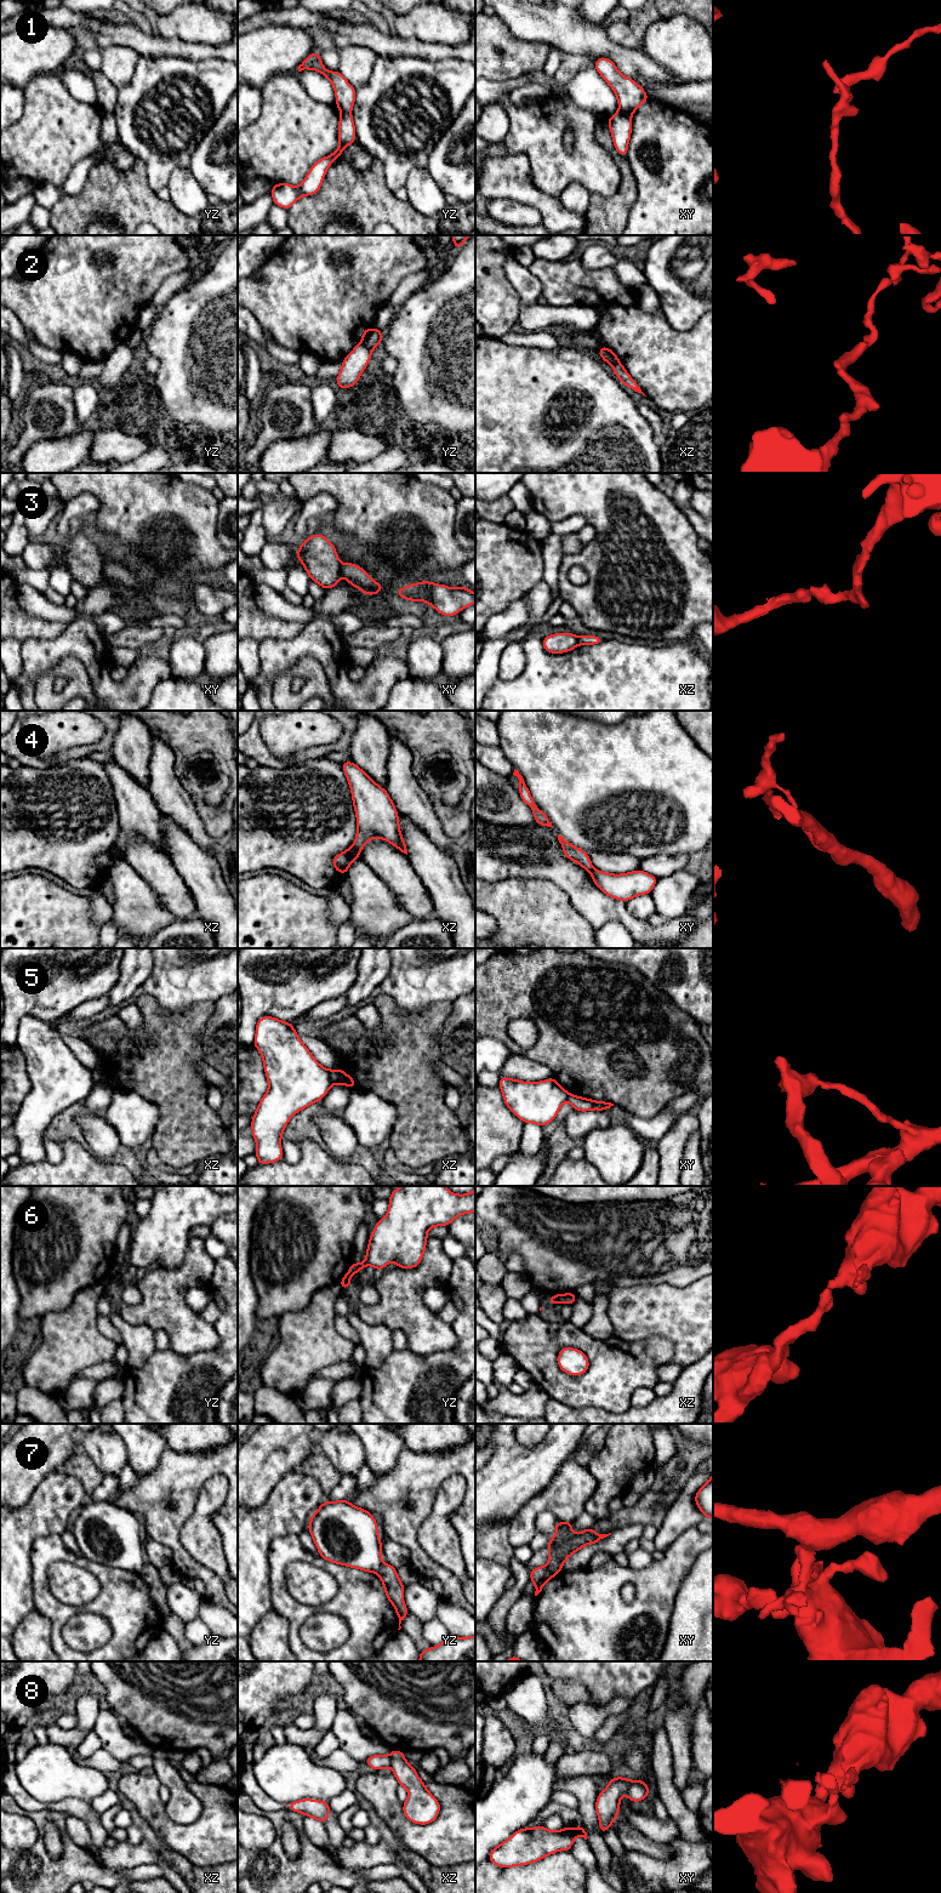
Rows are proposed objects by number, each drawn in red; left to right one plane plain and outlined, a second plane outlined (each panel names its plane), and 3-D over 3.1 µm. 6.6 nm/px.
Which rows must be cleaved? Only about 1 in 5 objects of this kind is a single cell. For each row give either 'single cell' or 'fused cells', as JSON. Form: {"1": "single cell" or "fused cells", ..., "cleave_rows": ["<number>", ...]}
{"1": "fused cells", "2": "fused cells", "3": "fused cells", "4": "fused cells", "5": "fused cells", "6": "fused cells", "7": "fused cells", "8": "fused cells", "cleave_rows": ["1", "2", "3", "4", "5", "6", "7", "8"]}

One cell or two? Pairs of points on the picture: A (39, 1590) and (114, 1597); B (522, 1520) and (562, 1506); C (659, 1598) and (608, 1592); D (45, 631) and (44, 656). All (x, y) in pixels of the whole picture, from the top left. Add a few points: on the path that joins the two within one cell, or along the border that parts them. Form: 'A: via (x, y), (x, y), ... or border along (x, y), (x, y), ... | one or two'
A: via (57, 1608), (80, 1609), (96, 1606) | one
B: via (531, 1510), (536, 1505), (552, 1505) | one
C: via (646, 1607), (622, 1607), (620, 1604) | one
D: border along (66, 623), (58, 633), (29, 637), (22, 643) | two

